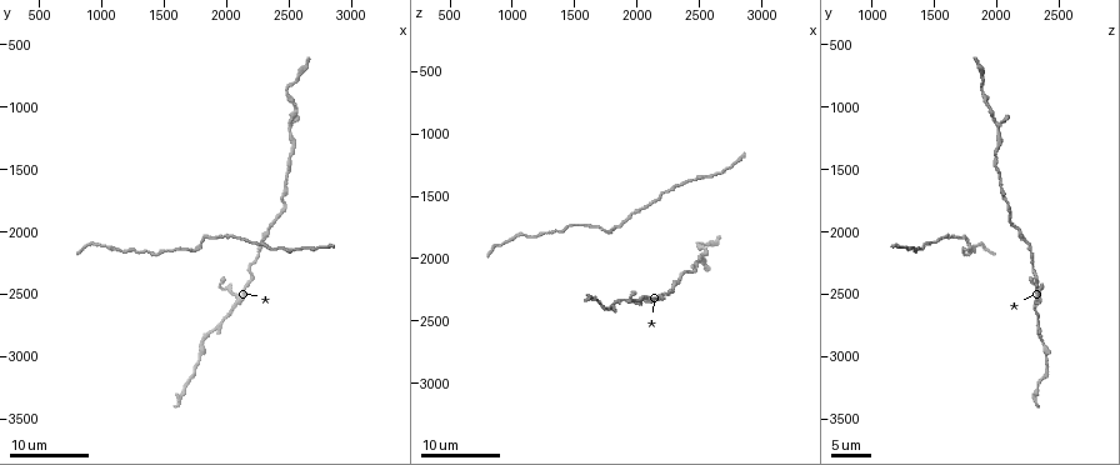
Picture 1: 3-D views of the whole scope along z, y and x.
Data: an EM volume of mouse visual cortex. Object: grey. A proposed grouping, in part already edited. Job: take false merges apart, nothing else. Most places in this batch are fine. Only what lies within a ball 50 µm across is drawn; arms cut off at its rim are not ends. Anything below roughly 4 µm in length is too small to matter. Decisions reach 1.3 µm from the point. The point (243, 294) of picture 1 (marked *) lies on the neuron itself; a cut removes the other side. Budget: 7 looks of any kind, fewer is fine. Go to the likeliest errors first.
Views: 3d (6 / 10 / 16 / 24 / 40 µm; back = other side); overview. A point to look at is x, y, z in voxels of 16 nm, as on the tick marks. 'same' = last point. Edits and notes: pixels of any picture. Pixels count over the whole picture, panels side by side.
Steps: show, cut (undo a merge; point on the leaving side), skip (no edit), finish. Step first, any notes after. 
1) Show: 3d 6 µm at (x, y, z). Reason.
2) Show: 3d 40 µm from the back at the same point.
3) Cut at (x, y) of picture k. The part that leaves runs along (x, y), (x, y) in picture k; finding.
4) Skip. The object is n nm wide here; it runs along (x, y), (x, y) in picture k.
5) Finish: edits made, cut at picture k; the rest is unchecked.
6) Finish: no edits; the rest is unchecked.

Show: 3d 16 µm at (2540, 1360, 1980). Thick turns thin.

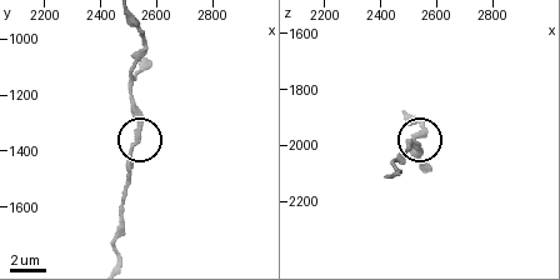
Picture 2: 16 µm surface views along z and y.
Show: 3d 10 µm at (2530, 1340, 2000).

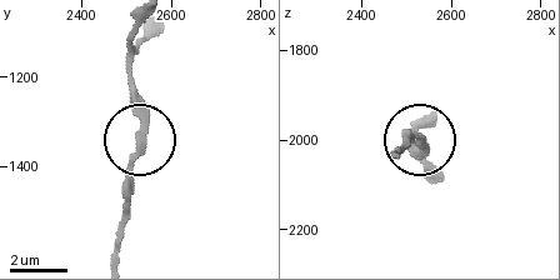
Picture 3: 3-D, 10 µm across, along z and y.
Skip. It runs along (114, 256), (128, 199), (128, 163), (143, 134), (128, 50) in picture 3; one neuron here.

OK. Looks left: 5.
Show: 3d 16 µm at (1760, 2120, 1780).

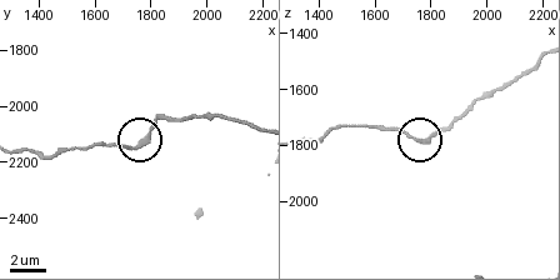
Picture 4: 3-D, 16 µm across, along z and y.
Show: 3d 6 µm at (1770, 2130, 1780).

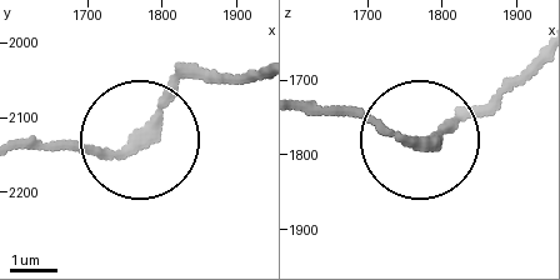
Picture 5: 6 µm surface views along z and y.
Skip. All the same neuron.

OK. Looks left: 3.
Show: 3d 16 µm at (2560, 2120, 1360). Calibre changes.

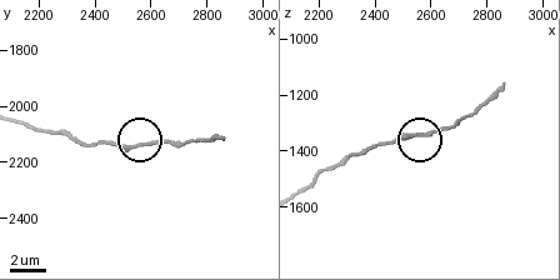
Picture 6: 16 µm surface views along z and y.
Show: 3d 10 µm at (2560, 2140, 1350).

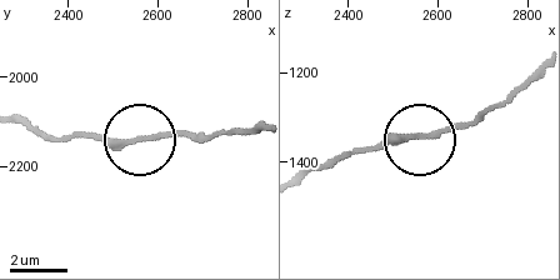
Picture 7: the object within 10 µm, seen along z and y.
Skip. All the same neuron.

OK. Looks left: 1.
Finish: no edits; the rest is unchecked.

